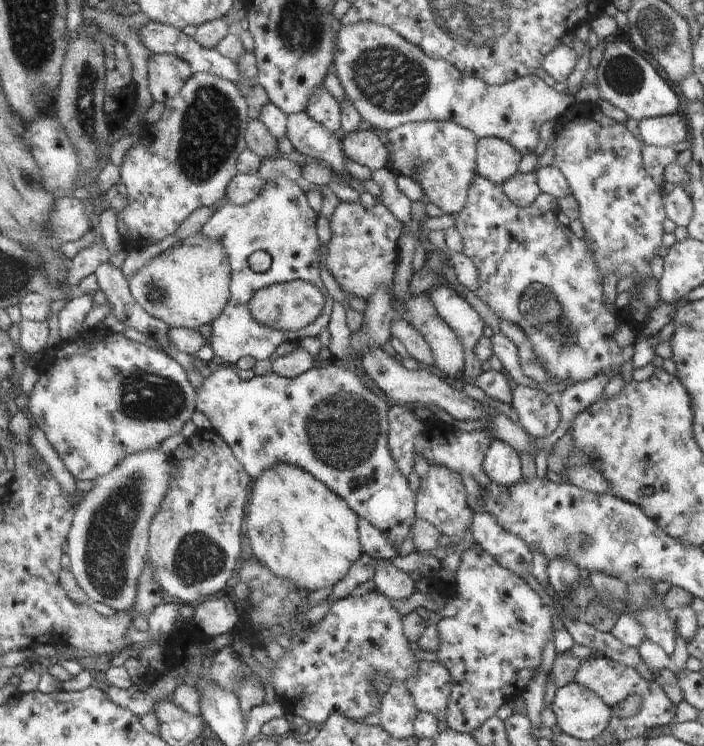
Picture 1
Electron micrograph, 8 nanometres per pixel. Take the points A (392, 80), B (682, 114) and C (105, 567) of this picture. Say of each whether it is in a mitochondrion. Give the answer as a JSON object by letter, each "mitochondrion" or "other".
{"A":"mitochondrion","B":"other","C":"mitochondrion"}

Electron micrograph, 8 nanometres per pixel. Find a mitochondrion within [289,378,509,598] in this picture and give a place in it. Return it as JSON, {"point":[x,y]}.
{"point":[343,429]}

